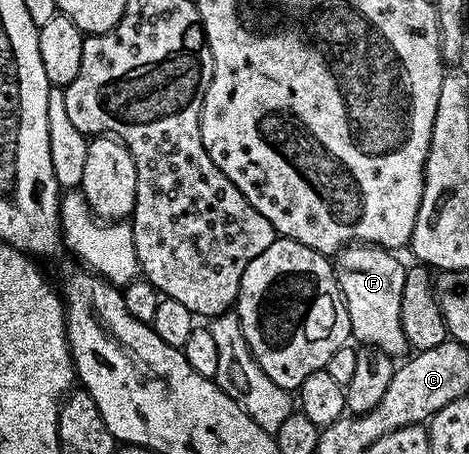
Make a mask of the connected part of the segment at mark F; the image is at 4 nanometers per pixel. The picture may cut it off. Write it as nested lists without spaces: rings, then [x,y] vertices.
[[[352,244],[334,255],[335,279],[343,293],[343,303],[349,312],[351,338],[365,346],[375,346],[381,352],[406,355],[409,347],[401,328],[401,296],[405,292],[408,267],[398,262],[396,255],[383,246]]]

